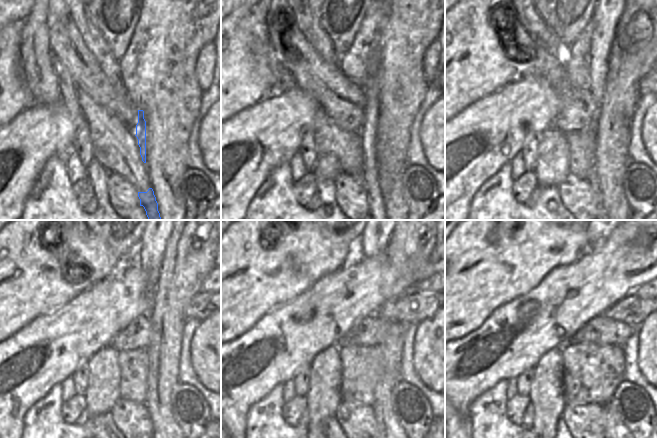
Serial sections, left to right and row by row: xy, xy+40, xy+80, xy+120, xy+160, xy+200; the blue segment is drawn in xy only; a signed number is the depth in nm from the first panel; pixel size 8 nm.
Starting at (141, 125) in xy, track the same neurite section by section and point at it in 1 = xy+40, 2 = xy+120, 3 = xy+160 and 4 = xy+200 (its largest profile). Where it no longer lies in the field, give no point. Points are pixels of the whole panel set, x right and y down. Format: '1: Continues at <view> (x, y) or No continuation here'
1: Continues at xy+40 (367, 135)
2: Continues at xy+120 (153, 242)
3: Continues at xy+160 (375, 240)
4: Continues at xy+200 (593, 240)

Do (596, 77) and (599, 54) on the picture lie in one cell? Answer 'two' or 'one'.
one

